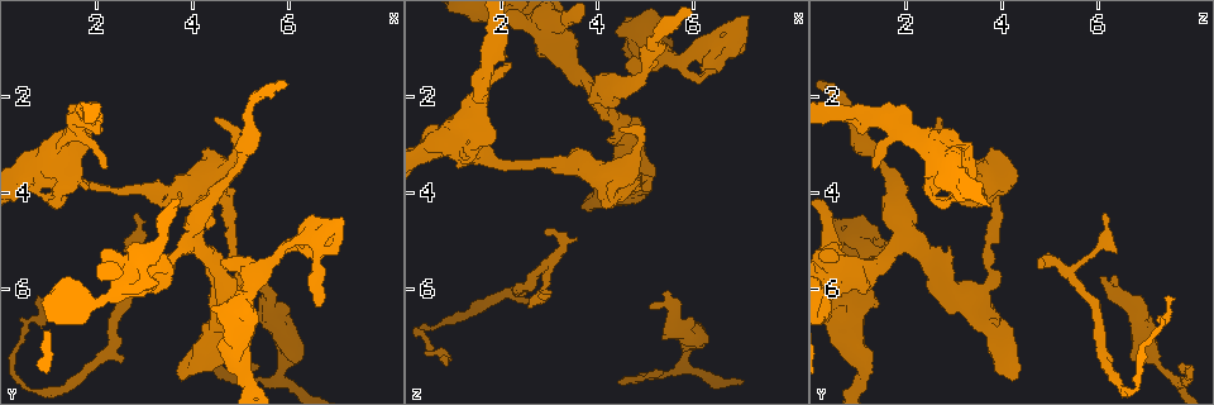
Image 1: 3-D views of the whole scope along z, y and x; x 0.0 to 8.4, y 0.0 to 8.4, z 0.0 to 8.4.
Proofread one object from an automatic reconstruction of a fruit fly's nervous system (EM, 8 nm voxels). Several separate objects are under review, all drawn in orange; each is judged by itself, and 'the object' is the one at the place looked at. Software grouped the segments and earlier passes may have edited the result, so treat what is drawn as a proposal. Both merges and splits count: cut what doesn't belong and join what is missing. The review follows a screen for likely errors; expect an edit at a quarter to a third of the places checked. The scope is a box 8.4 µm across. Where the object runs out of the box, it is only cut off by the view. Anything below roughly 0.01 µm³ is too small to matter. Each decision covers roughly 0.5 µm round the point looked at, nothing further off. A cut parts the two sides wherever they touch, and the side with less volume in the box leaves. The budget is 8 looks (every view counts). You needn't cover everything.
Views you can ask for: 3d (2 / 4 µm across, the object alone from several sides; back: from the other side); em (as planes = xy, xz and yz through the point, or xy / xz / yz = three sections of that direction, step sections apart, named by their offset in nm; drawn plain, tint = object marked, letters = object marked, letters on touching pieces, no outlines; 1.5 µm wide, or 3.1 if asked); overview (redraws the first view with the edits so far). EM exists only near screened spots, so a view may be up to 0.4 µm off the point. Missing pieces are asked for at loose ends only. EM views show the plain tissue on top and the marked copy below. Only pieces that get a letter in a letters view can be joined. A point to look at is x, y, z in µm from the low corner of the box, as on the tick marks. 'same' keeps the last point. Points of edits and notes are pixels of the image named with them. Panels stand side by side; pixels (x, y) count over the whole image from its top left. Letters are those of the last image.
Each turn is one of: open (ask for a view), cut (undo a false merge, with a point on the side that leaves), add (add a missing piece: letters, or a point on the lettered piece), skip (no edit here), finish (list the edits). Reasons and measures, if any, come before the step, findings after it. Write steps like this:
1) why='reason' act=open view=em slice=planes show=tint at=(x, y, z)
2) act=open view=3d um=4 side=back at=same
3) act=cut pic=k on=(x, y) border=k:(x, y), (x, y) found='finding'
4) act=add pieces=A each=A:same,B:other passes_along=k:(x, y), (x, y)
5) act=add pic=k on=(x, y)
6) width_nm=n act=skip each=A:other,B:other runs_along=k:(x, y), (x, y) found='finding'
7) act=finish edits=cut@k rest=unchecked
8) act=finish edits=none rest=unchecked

why='long arm stops here' act=open view=em slice=xy step=4 show=tint at=(0.80, 6.20, 7.45)

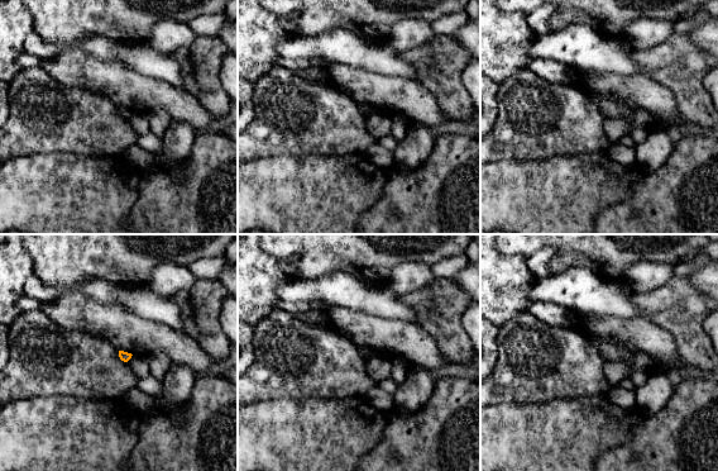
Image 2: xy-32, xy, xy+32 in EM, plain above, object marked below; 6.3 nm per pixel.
act=open view=em slice=planes show=tint at=same

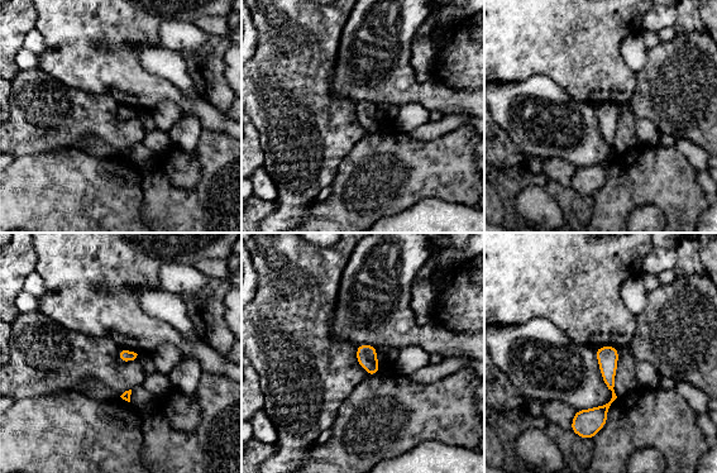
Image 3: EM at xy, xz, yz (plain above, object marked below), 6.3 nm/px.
act=open view=em slice=planes show=letters at=same

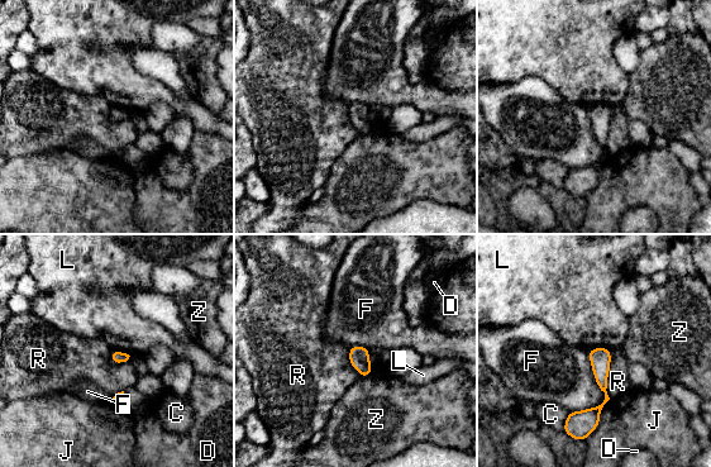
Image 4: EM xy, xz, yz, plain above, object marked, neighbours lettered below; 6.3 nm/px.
act=skip each=C:other,D:other,F:other,J:other,L:other,R:other,Z:other runs_along=4:(605, 351), (605, 401), (585, 430) found='none of them fits'

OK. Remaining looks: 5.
why='thin end' act=open view=3d um=2 at=(2.95, 5.40, 4.75)

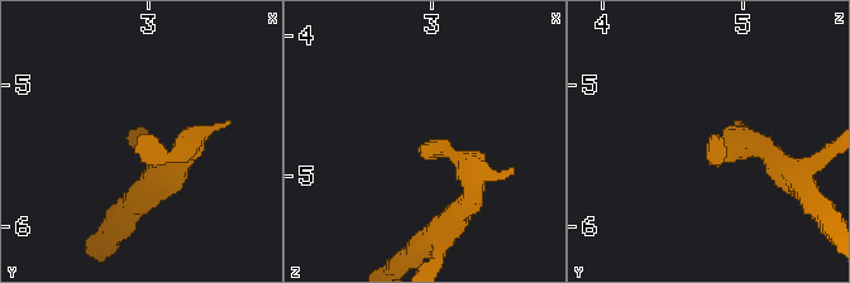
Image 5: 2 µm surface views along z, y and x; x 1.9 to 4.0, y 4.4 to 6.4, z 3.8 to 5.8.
why='shape alone is not enough' act=open view=em slice=xz step=8 show=letters at=(2.96, 5.34, 4.76)

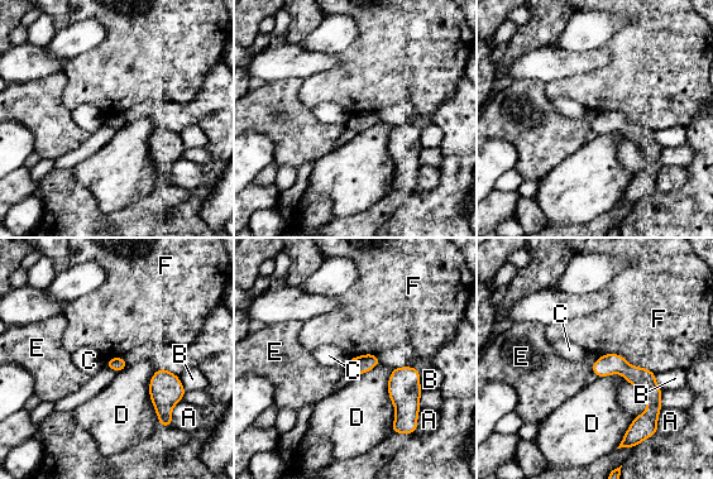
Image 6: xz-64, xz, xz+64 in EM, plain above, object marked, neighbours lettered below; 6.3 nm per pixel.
act=open view=em slice=planes show=letters at=same

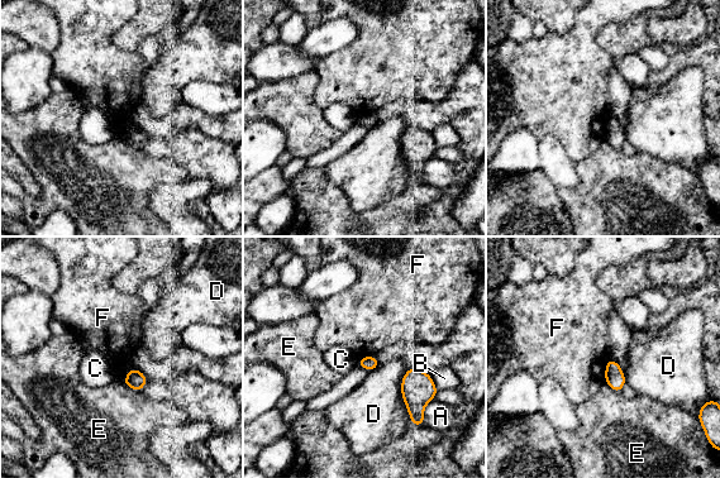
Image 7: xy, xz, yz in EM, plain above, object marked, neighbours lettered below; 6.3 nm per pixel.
act=skip each=A:other,B:other,C:other,D:other,E:other,F:other border=7:(608, 359), (604, 381) found='none of them fits'

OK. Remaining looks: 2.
why='stops while still wide' act=open view=em slice=yz step=8 show=letters at=(3.50, 4.25, 3.20)

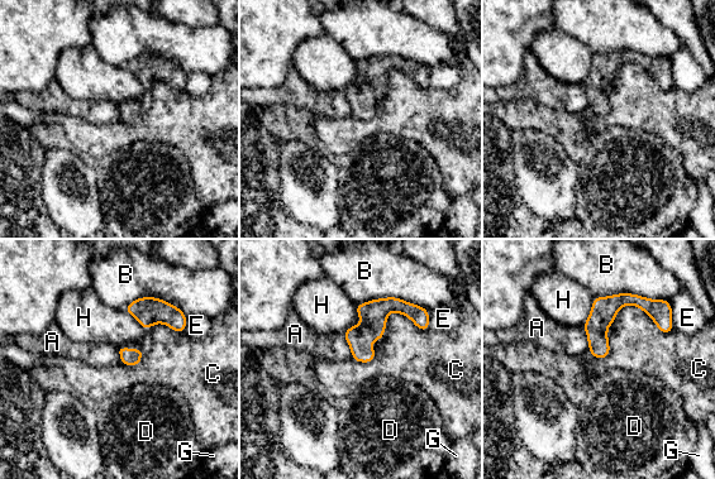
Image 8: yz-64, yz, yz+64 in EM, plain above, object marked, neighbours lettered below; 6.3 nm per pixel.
act=skip each=A:other,B:other,C:other,D:other,E:other,G:other,H:other border=8:(673, 330), (624, 305), (603, 359) found='no lettered piece goes on from it'

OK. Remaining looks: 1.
act=finish edits=none rest=unchecked

